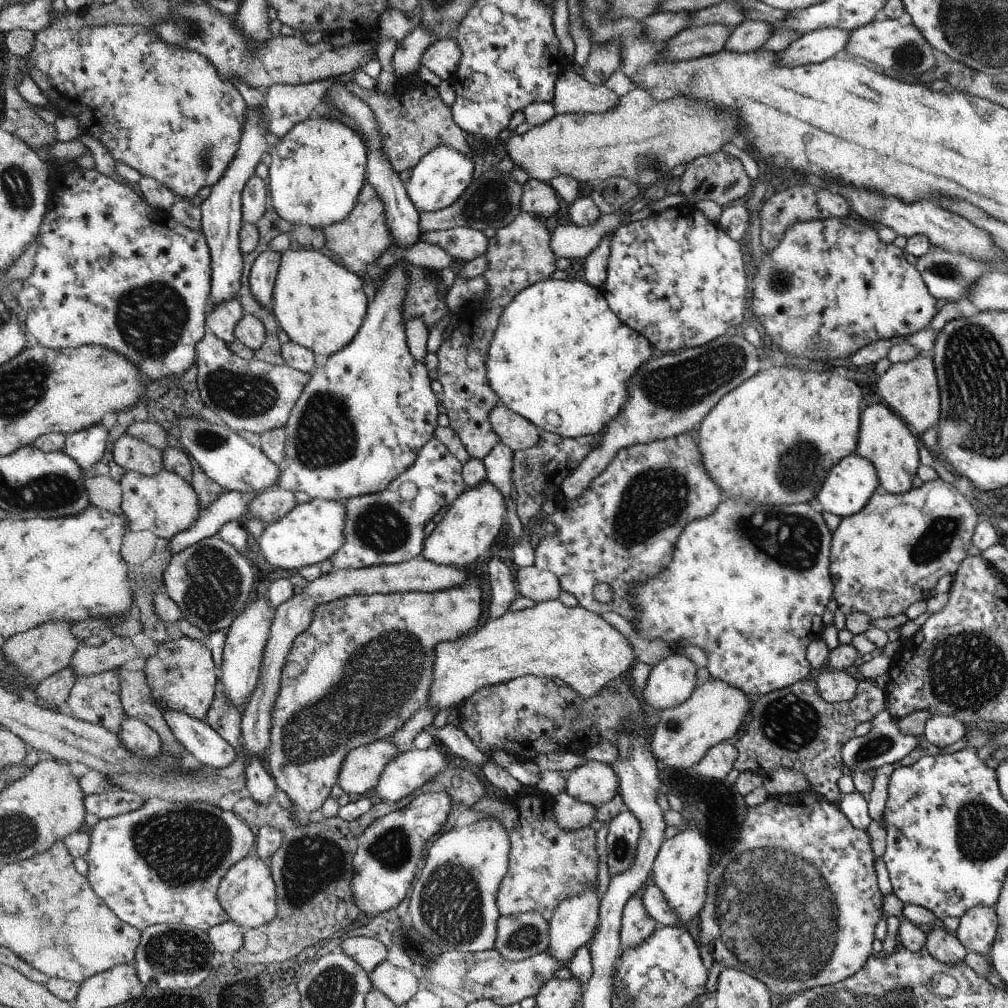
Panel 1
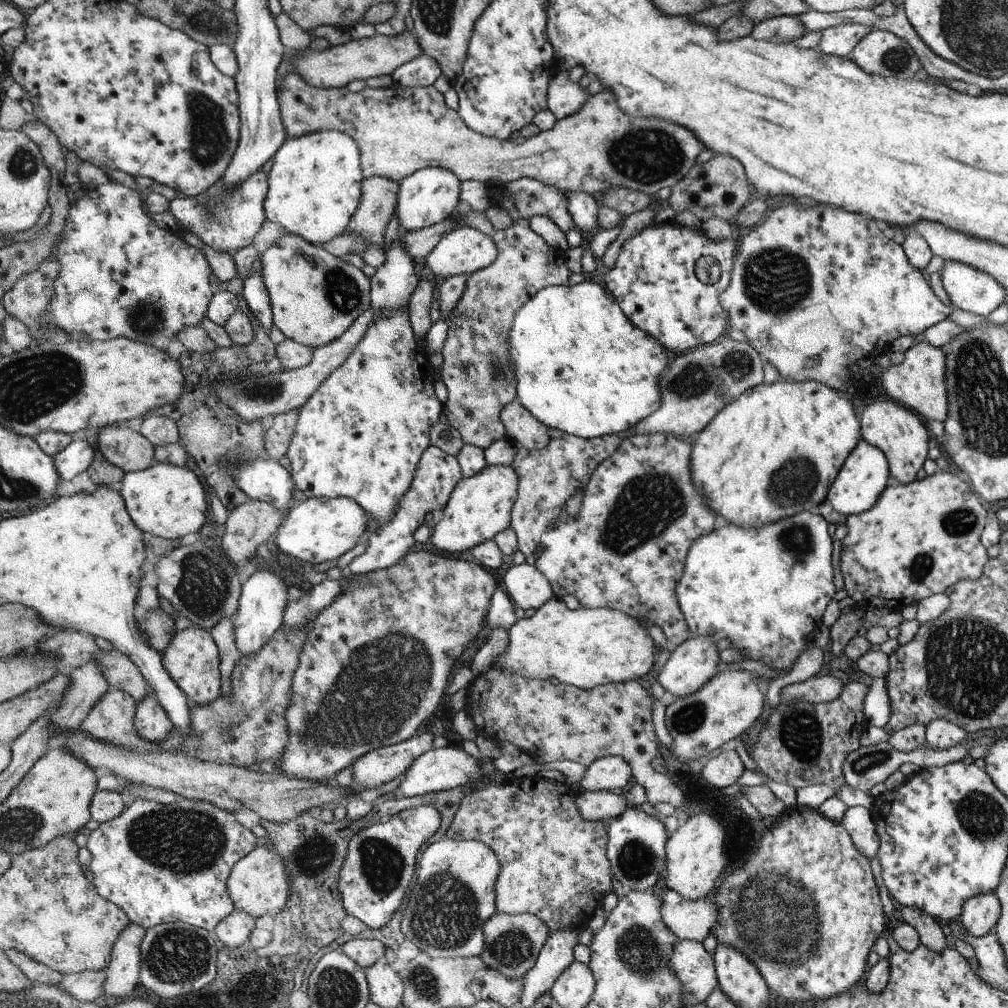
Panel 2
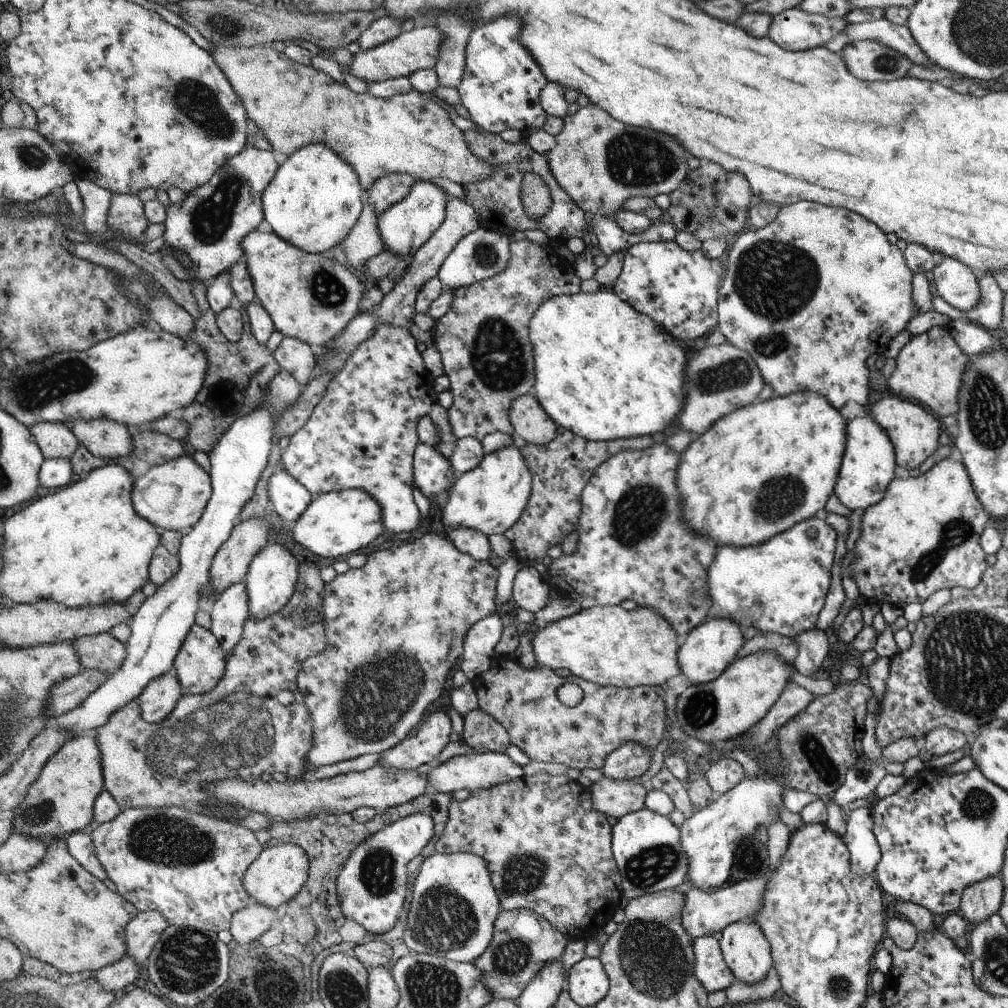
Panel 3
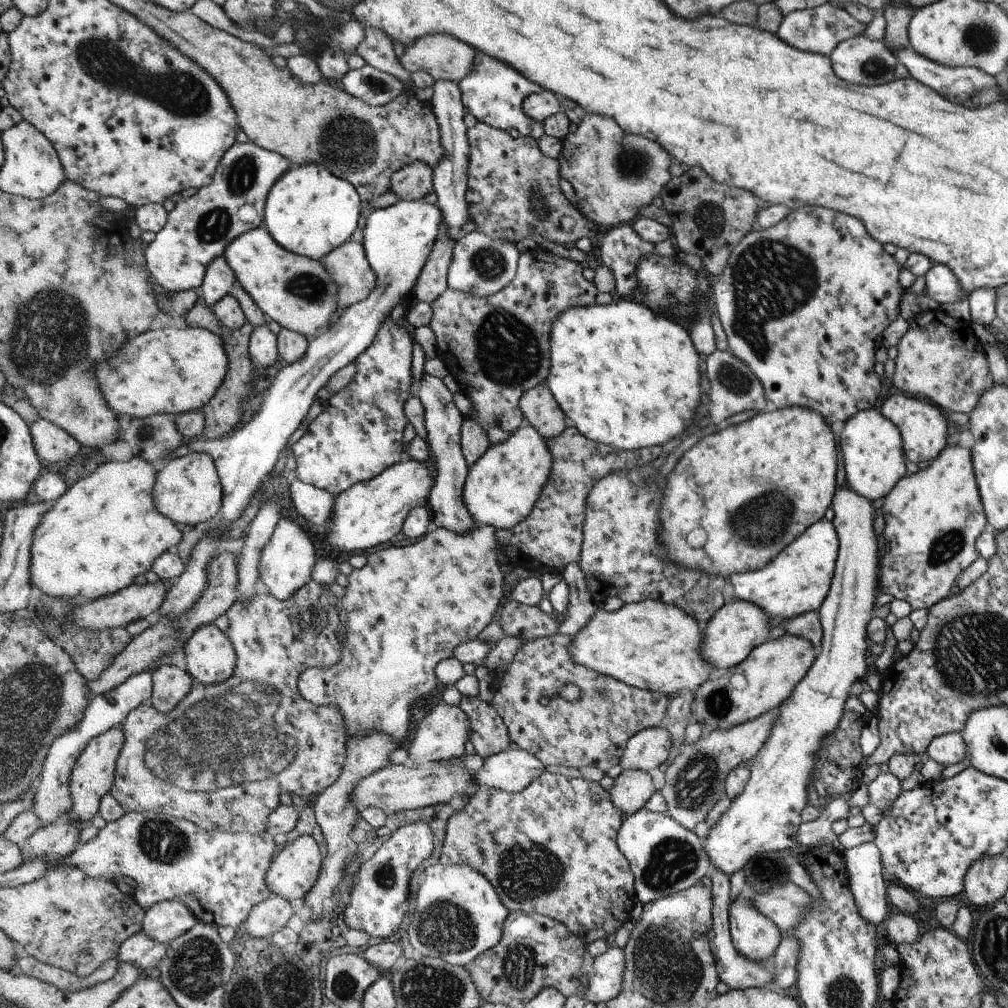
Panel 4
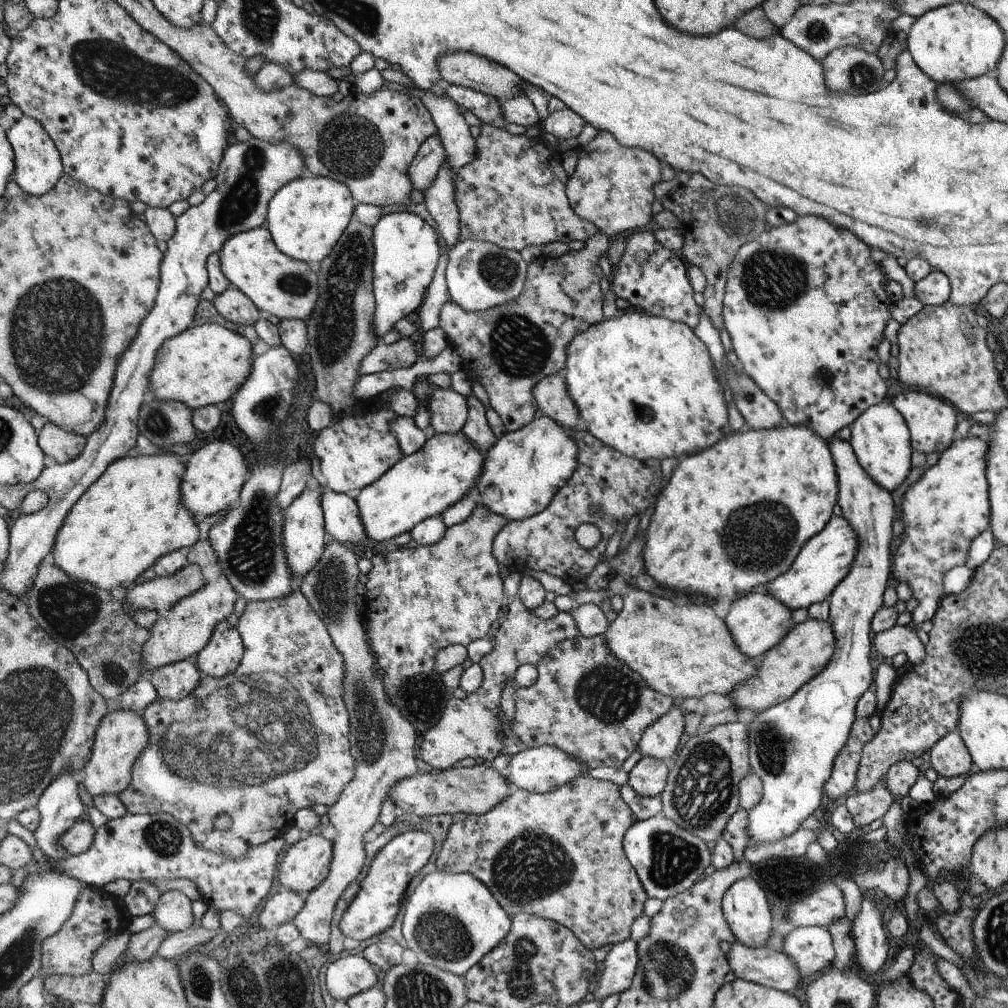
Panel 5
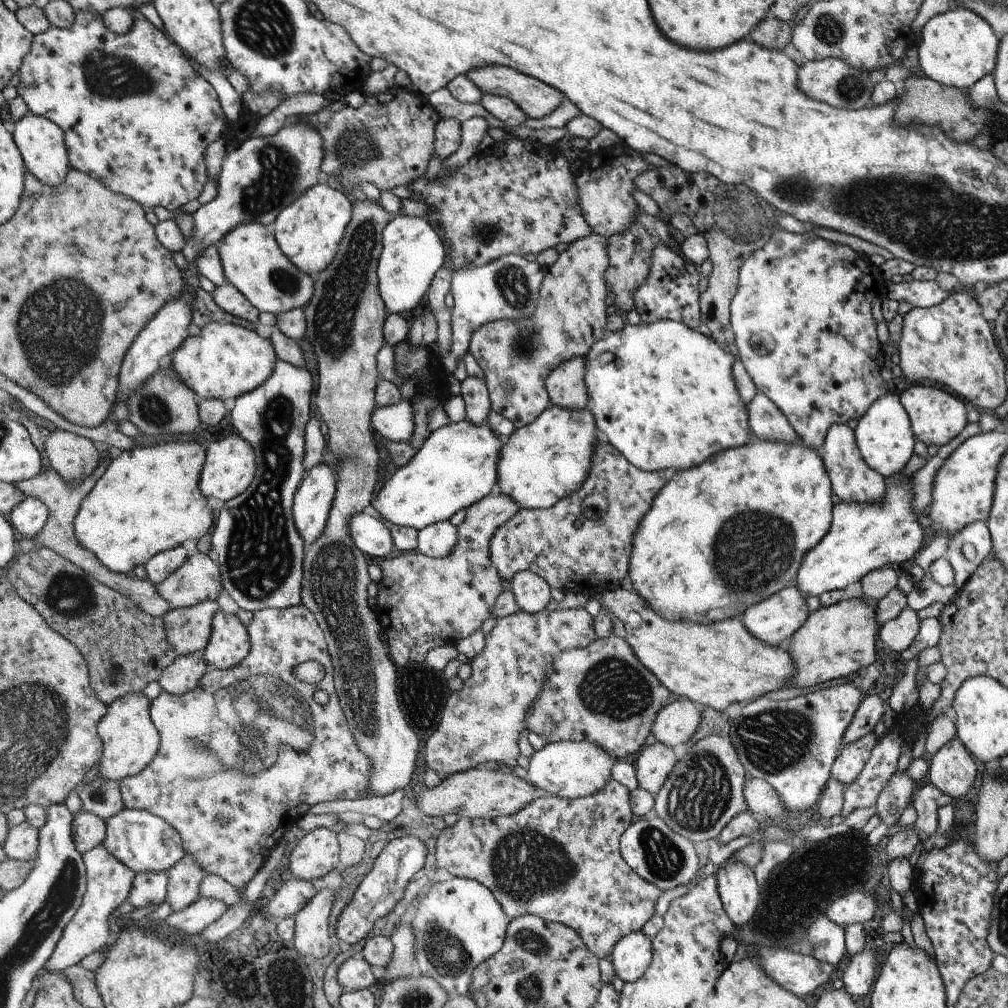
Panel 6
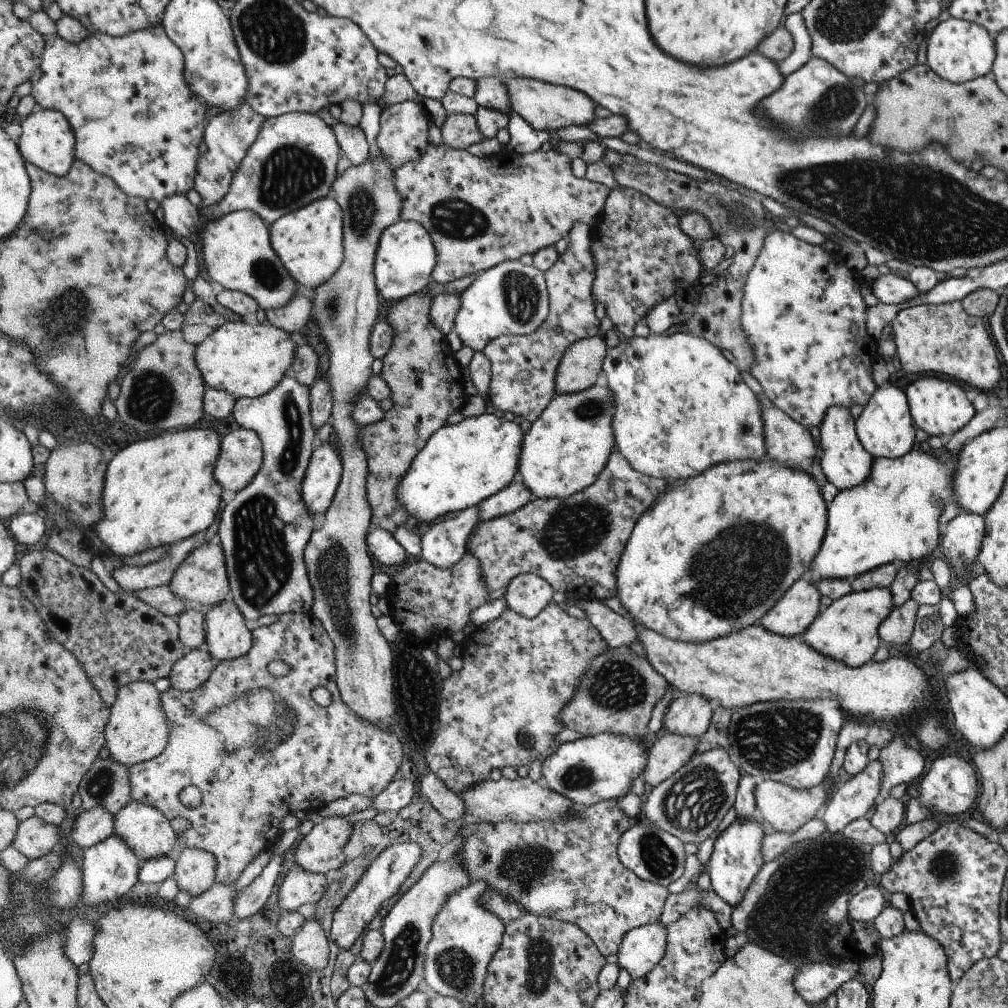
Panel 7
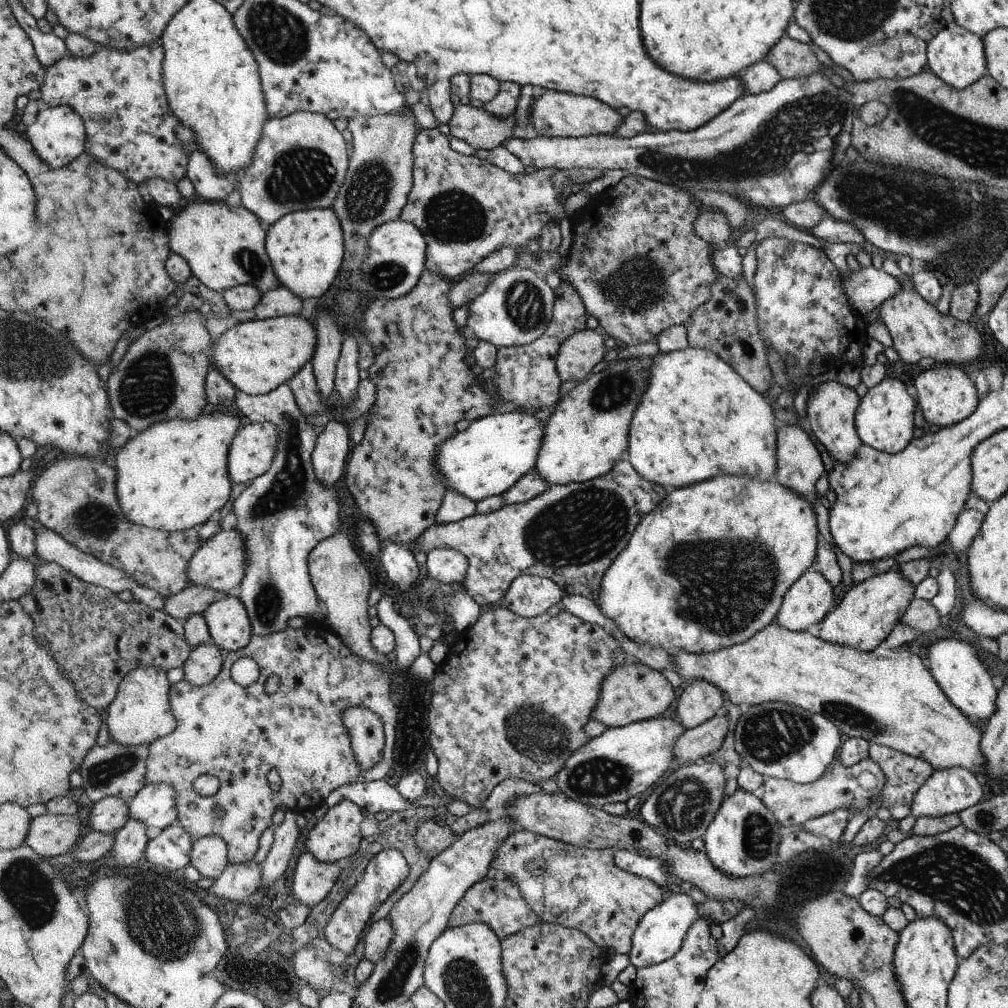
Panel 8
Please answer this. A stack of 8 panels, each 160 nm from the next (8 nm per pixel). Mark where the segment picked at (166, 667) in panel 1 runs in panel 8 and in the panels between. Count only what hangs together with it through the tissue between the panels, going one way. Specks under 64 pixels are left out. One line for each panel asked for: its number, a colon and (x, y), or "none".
2: (191, 659)
3: (200, 663)
4: (211, 658)
5: (224, 651)
6: (228, 645)
7: (227, 638)
8: (227, 619)

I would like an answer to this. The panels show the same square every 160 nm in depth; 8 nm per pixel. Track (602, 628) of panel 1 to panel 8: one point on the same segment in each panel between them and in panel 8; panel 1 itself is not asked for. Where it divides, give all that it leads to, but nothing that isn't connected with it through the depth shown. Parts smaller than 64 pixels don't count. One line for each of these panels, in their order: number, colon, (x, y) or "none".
2: (586, 648)
3: (610, 646)
4: (648, 644)
5: (684, 650)
6: (714, 665)
7: (750, 666)
8: (888, 697)

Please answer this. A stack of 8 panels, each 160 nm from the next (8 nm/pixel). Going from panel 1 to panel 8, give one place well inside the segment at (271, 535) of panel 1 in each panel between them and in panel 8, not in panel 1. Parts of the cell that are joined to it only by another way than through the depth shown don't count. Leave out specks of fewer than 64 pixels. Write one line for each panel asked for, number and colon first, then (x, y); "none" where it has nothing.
2: (319, 530)
3: (335, 524)
4: (370, 513)
5: (422, 485)
6: (456, 467)
7: (463, 465)
8: (492, 454)

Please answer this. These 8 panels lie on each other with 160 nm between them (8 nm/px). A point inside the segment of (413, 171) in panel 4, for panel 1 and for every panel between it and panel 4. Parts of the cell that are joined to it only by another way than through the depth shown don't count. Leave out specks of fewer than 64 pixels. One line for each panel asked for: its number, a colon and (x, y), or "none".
1: (362, 238)
2: (379, 200)
3: (392, 188)

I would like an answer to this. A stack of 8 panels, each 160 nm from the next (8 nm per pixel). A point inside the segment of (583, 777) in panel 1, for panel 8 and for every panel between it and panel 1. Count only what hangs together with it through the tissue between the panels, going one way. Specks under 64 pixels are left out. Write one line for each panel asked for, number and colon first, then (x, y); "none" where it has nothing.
2: (610, 773)
3: (632, 759)
4: (650, 748)
5: (661, 739)
6: (676, 723)
7: (687, 714)
8: (698, 701)

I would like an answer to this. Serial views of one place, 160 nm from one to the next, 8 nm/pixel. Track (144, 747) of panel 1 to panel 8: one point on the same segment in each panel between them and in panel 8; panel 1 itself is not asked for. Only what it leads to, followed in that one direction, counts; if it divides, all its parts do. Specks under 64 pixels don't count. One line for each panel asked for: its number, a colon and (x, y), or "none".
2: (152, 723)
3: (158, 700)
4: (171, 684)
5: (174, 681)
6: (184, 674)
7: (194, 669)
8: (205, 662)

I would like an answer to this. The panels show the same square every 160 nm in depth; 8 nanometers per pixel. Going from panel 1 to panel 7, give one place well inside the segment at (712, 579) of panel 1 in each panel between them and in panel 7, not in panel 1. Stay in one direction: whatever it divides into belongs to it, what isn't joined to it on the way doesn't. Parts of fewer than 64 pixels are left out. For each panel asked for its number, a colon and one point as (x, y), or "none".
2: (765, 589)
3: (780, 586)
4: (797, 581)
5: (825, 561)
6: (865, 536)
7: (894, 515)

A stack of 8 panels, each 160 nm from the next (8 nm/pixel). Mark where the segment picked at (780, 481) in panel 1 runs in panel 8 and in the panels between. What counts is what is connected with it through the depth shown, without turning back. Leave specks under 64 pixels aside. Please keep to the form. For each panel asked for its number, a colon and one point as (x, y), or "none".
2: (774, 452)
3: (762, 469)
4: (750, 489)
5: (768, 492)
6: (769, 503)
7: (718, 552)
8: (684, 584)

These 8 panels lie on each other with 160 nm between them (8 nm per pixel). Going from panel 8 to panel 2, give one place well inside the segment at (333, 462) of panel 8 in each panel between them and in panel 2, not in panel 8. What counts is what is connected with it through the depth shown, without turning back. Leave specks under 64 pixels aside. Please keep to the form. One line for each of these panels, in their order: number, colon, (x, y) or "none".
2: (263, 600)
3: (272, 574)
4: (287, 562)
5: (304, 524)
6: (314, 497)
7: (325, 471)

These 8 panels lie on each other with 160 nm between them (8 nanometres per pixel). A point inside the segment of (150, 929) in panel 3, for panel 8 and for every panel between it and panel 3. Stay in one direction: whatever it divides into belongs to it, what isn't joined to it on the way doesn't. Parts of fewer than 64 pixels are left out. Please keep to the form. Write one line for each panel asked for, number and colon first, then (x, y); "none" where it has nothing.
4: (165, 921)
5: (173, 911)
6: (184, 880)
7: (196, 870)
8: (210, 856)

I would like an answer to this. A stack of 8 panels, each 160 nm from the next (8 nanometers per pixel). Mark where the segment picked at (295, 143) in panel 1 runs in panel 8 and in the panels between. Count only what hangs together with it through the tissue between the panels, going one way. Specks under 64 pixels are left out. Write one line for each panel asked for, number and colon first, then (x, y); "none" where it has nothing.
2: (314, 185)
3: (314, 202)
4: (310, 211)
5: (307, 218)
6: (309, 231)
7: (308, 241)
8: (306, 248)

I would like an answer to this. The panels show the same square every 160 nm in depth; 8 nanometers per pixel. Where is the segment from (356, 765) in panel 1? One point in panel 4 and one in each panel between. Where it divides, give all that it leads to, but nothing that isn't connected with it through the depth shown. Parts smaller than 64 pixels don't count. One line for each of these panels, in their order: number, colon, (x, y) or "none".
2: (377, 767)
3: (425, 746)
4: (442, 735)

